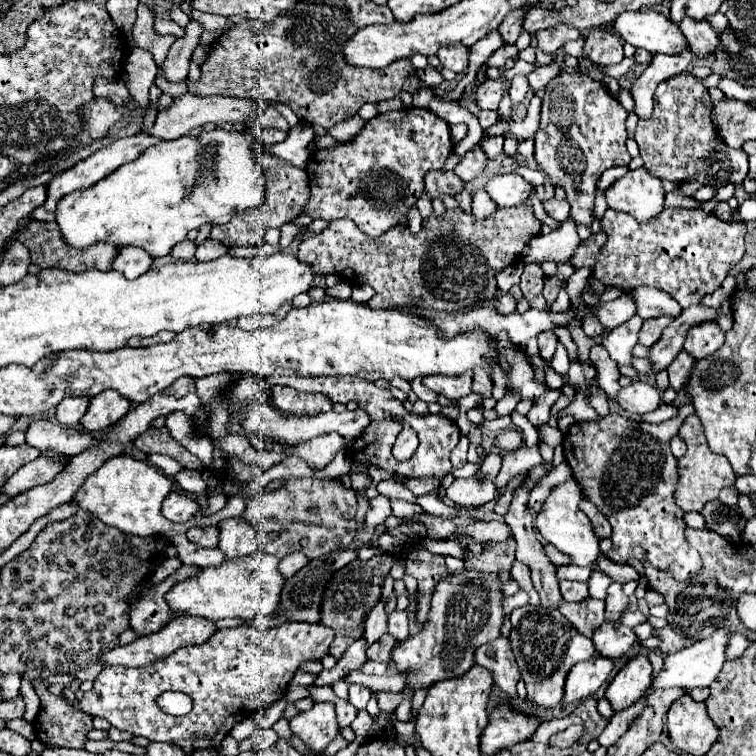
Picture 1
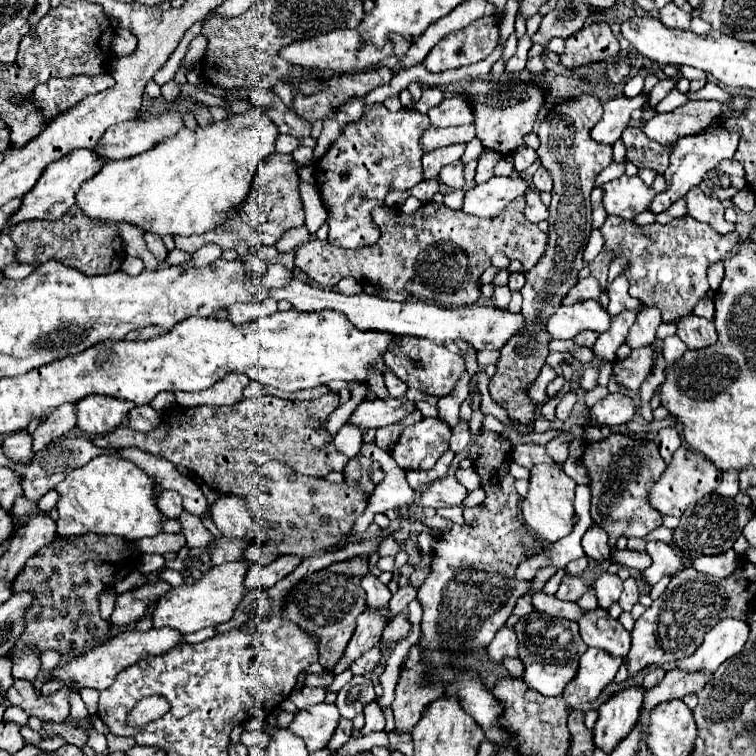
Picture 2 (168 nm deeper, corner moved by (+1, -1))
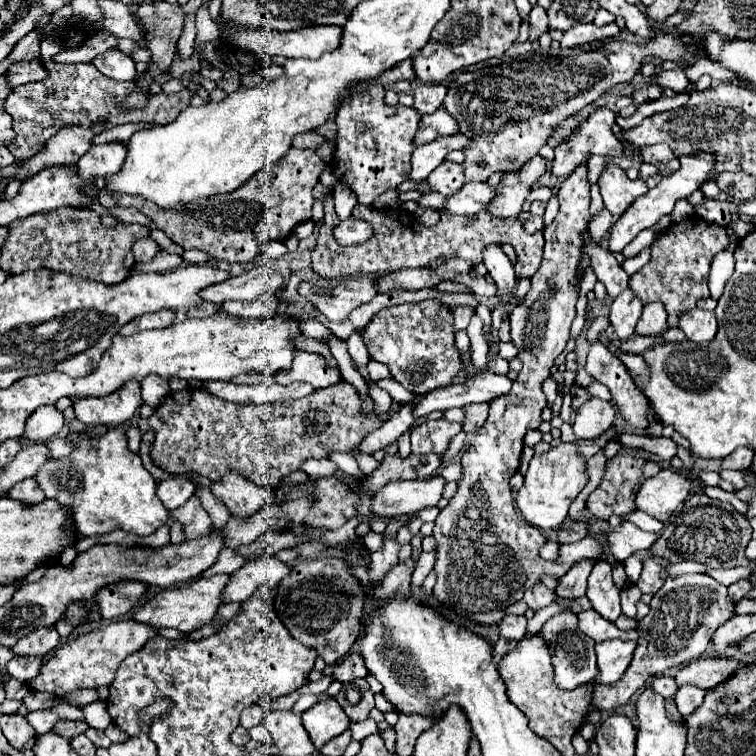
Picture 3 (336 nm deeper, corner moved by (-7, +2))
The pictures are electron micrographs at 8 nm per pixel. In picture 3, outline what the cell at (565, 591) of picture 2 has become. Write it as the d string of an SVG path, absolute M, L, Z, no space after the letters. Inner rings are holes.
M580 561L576 563L566 575L558 579L558 587L554 589L560 599L576 599L586 593L586 579L592 571L594 563L592 561Z

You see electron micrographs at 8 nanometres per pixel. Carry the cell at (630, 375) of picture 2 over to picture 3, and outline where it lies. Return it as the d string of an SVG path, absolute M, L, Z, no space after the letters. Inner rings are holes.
M594 343L590 347L588 359L584 369L594 377L598 383L606 385L612 393L612 401L618 407L618 413L626 419L630 427L636 431L642 431L648 427L648 401L646 397L634 387L632 375L628 375L628 369L622 365L620 359L616 359L610 349L602 343Z

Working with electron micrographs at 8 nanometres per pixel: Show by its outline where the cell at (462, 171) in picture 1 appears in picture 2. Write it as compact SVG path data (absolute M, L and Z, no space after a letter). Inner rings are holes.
M452 162L444 166L438 174L442 184L448 184L450 188L464 188L464 162Z

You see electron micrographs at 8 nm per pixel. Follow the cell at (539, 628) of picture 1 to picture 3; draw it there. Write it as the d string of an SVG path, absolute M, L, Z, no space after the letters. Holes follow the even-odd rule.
M556 613L554 617L550 617L540 635L550 643L550 651L552 651L552 665L556 671L556 685L560 689L576 689L580 685L592 683L598 677L598 665L596 665L596 655L594 655L594 641L586 635L582 635L582 631L578 629L578 619L574 613Z

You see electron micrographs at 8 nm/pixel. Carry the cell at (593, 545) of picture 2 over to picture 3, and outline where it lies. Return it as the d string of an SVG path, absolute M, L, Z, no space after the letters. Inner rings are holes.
M598 561L588 577L586 597L592 603L592 609L598 611L602 617L616 621L622 613L620 609L620 589L612 581L610 563Z

